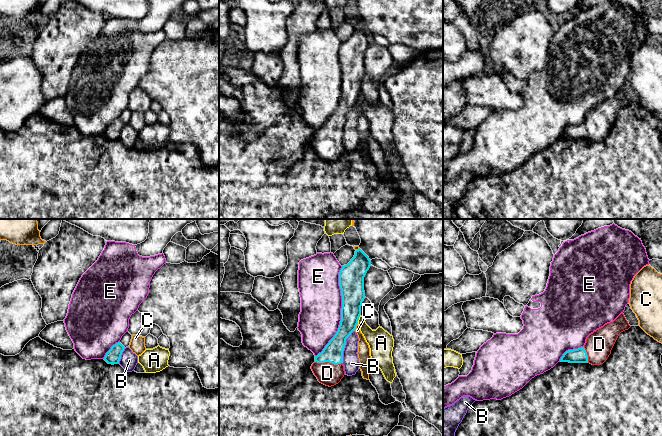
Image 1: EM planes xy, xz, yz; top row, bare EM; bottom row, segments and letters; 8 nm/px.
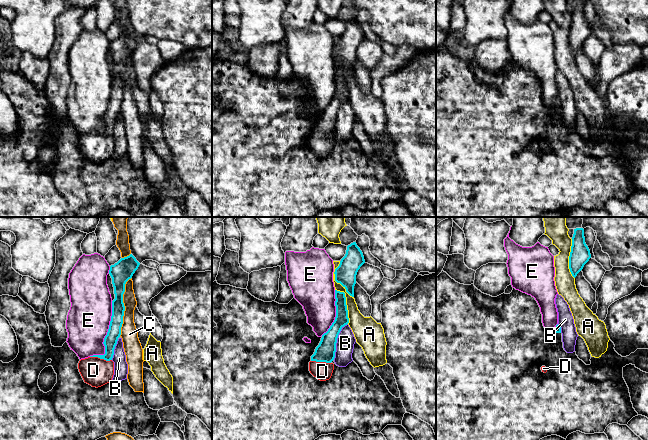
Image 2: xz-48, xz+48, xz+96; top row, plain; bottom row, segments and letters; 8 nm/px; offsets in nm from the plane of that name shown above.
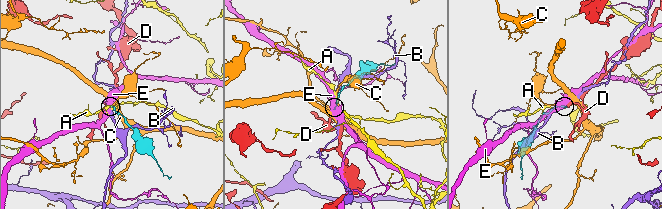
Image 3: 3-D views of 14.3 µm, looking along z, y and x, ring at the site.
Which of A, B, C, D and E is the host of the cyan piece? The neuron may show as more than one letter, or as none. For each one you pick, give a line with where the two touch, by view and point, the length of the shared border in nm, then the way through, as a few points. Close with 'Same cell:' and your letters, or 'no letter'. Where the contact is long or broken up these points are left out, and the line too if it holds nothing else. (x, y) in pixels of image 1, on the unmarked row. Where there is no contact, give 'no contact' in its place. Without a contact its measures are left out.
D: xz (328, 137) | 220 nm | across xz (333, 128), (328, 137), (327, 149)
Same cell: D

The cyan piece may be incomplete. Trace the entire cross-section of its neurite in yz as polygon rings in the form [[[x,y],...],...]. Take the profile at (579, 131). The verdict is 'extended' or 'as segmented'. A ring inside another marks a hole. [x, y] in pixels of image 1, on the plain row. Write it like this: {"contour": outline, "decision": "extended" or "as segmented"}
{"contour": [[[621,89],[613,98],[605,100],[603,103],[591,109],[583,123],[566,127],[561,133],[561,138],[569,139],[590,139],[592,141],[603,140],[620,111],[631,102]]], "decision": "extended"}

